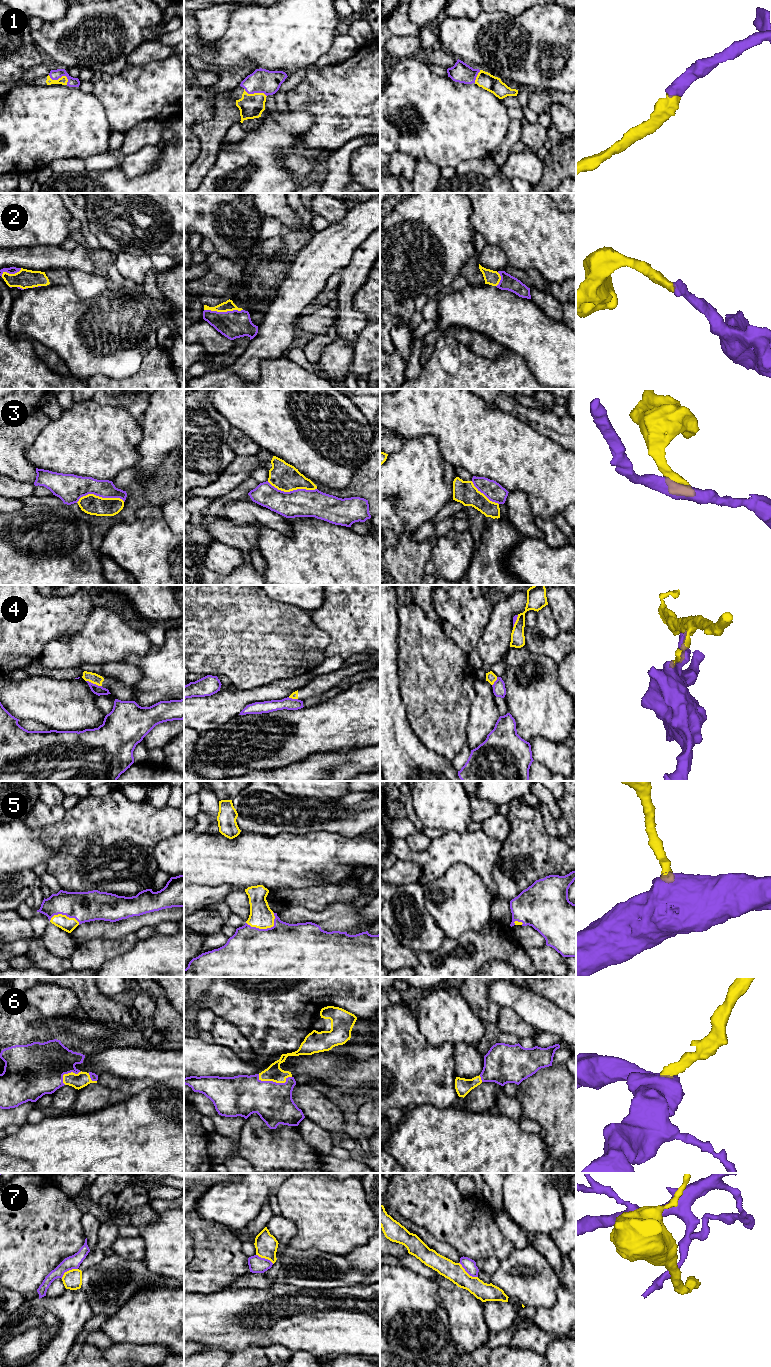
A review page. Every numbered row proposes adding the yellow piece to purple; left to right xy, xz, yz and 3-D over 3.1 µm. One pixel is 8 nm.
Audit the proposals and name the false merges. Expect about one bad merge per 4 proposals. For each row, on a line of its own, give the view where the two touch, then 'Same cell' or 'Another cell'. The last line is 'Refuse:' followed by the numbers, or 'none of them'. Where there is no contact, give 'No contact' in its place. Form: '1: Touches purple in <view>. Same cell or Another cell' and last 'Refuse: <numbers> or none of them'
1: Touches purple in xy. Same cell
2: Touches purple in xz. Same cell
3: Touches purple in xz. Another cell
4: Touches purple in xy. Another cell
5: Touches purple in xz. Same cell
6: Touches purple in xz. Same cell
7: Touches purple in yz. Another cell
Refuse: 3, 4, 7

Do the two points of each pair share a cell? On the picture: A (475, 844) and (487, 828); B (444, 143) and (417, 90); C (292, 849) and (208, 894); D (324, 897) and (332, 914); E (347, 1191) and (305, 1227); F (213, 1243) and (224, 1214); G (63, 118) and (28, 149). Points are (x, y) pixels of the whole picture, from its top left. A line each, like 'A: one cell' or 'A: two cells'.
A: two cells
B: one cell
C: two cells
D: two cells
E: one cell
F: two cells
G: one cell

